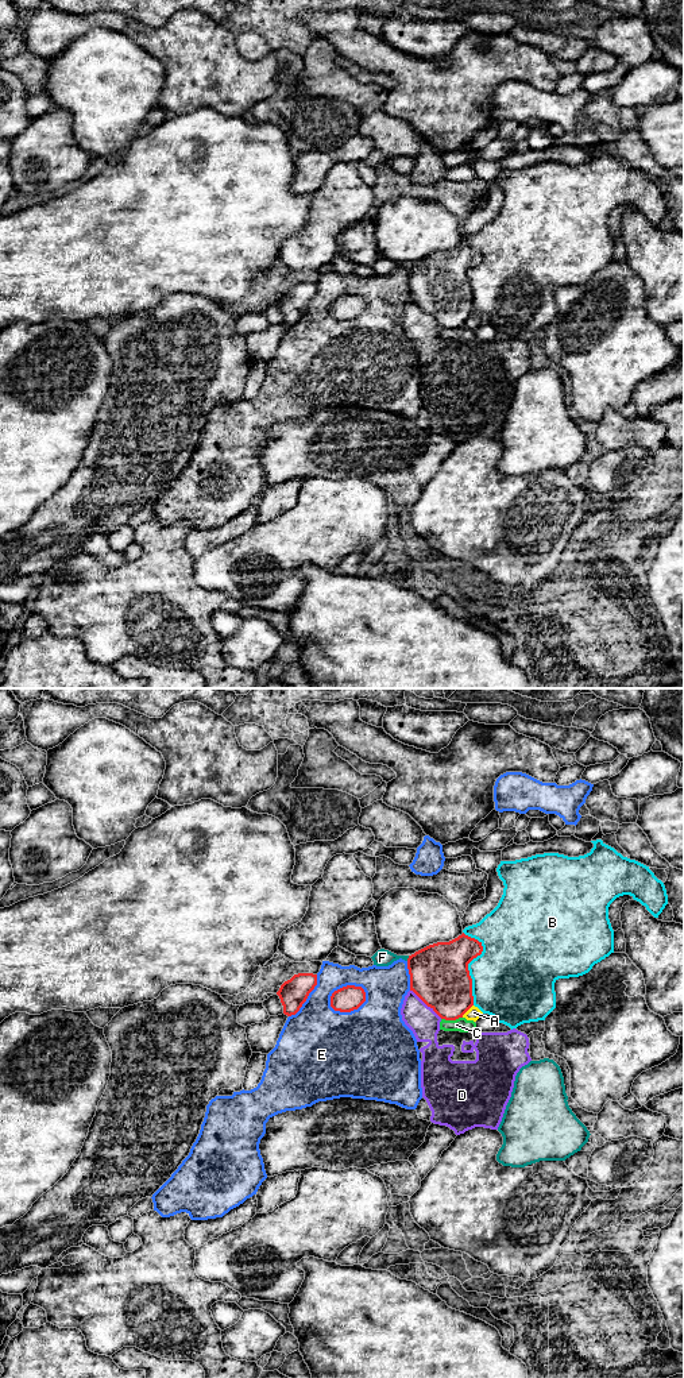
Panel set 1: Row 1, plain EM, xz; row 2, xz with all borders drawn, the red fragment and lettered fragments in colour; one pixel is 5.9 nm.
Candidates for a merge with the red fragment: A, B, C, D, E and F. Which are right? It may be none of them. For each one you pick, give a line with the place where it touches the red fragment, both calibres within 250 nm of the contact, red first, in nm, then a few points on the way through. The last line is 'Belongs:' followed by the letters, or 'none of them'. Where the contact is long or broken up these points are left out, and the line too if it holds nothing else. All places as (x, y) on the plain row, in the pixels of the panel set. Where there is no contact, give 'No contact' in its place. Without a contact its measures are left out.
Belongs: none of them

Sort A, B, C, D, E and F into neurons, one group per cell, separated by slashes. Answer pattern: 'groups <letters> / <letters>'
groups A / B / C / D / E / F

